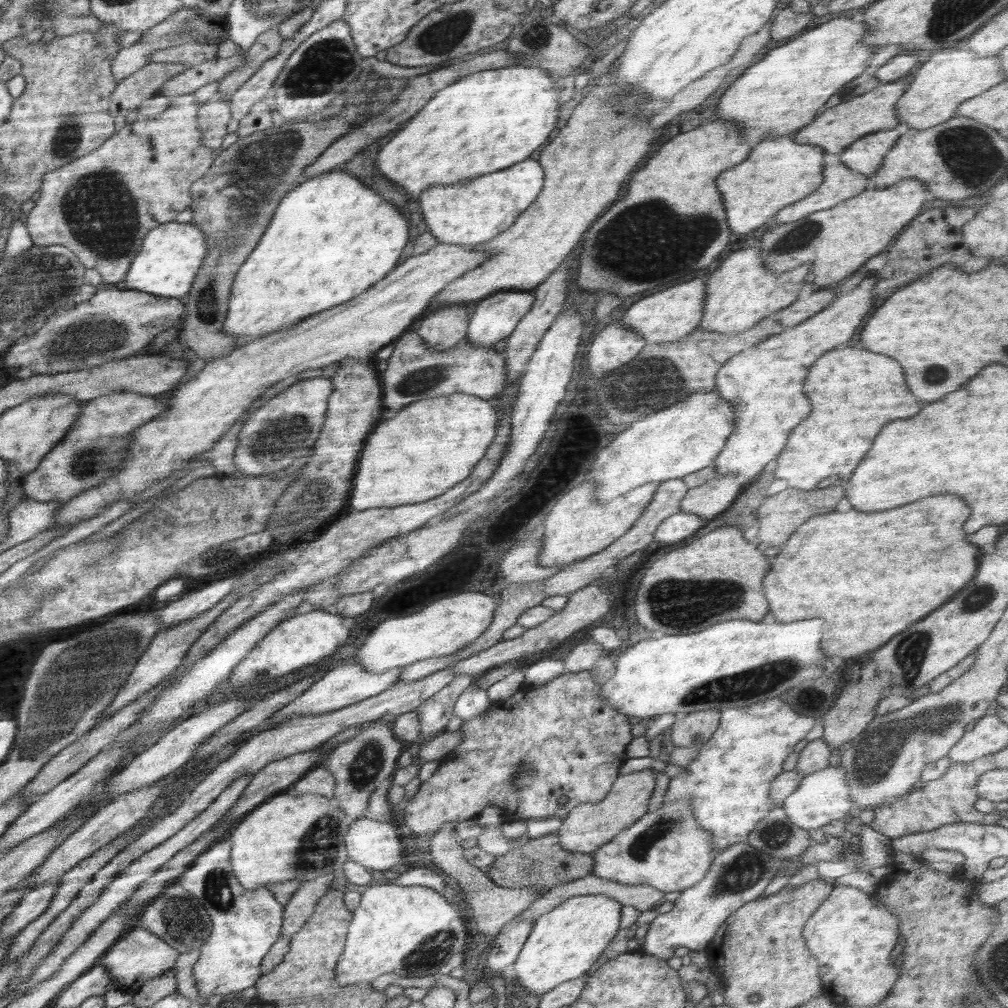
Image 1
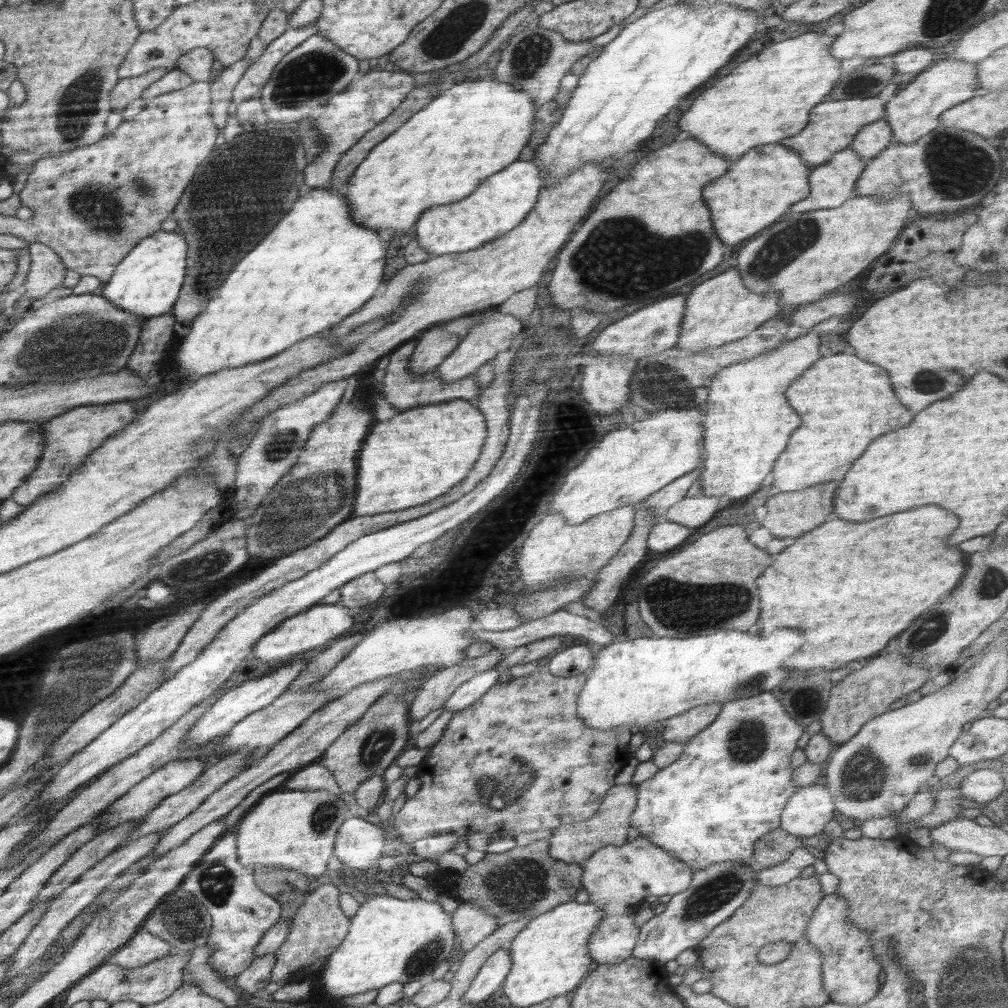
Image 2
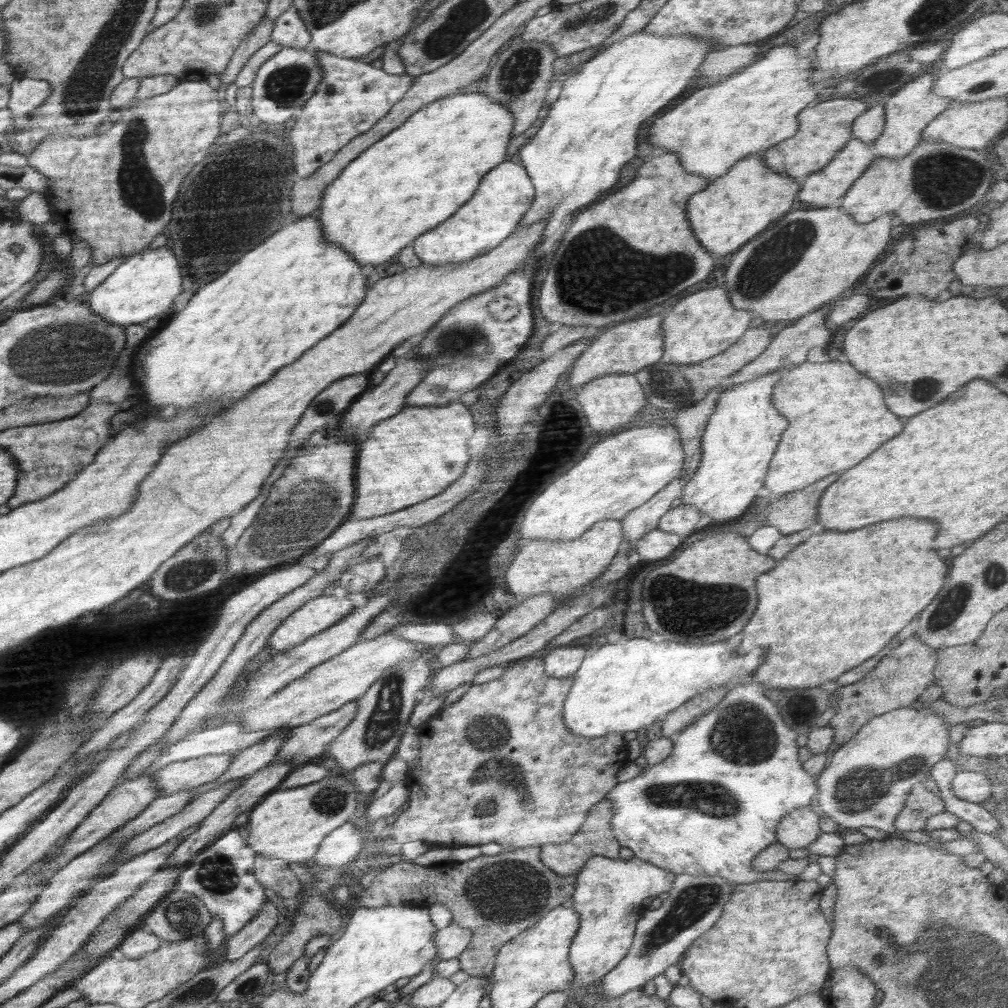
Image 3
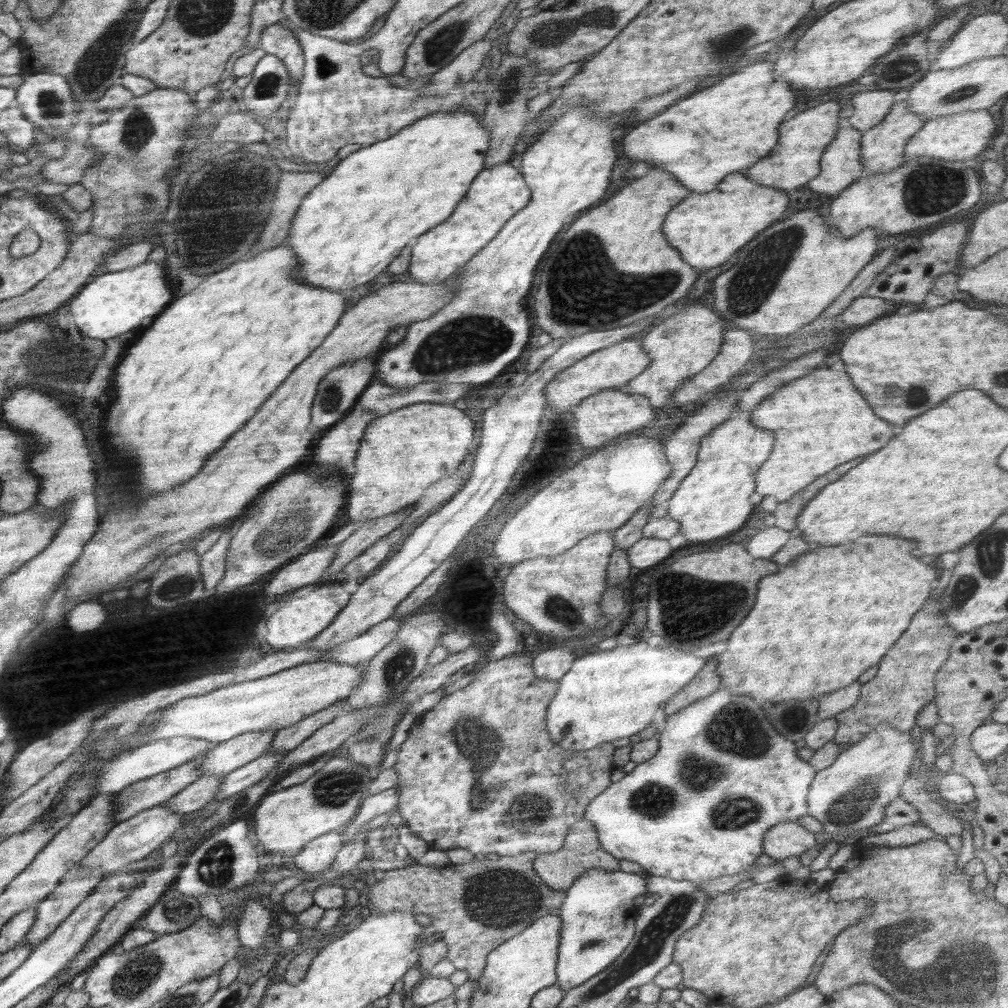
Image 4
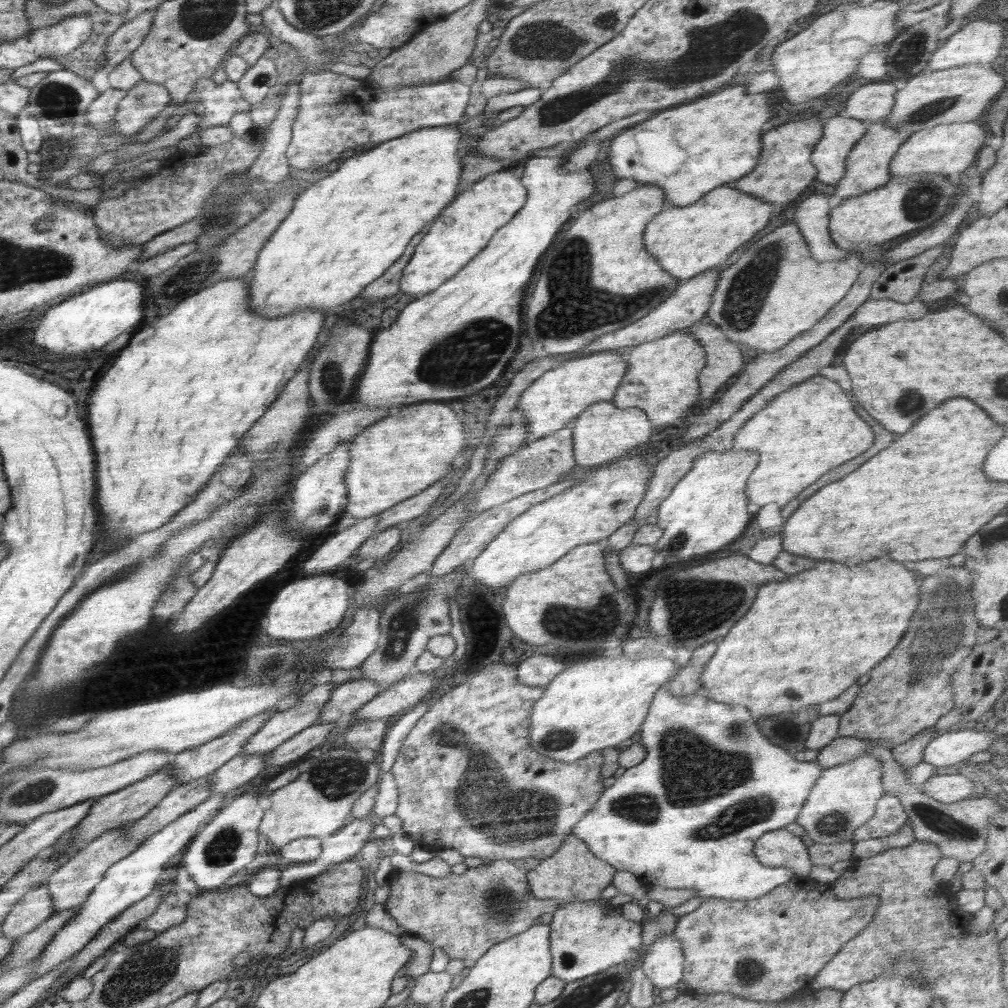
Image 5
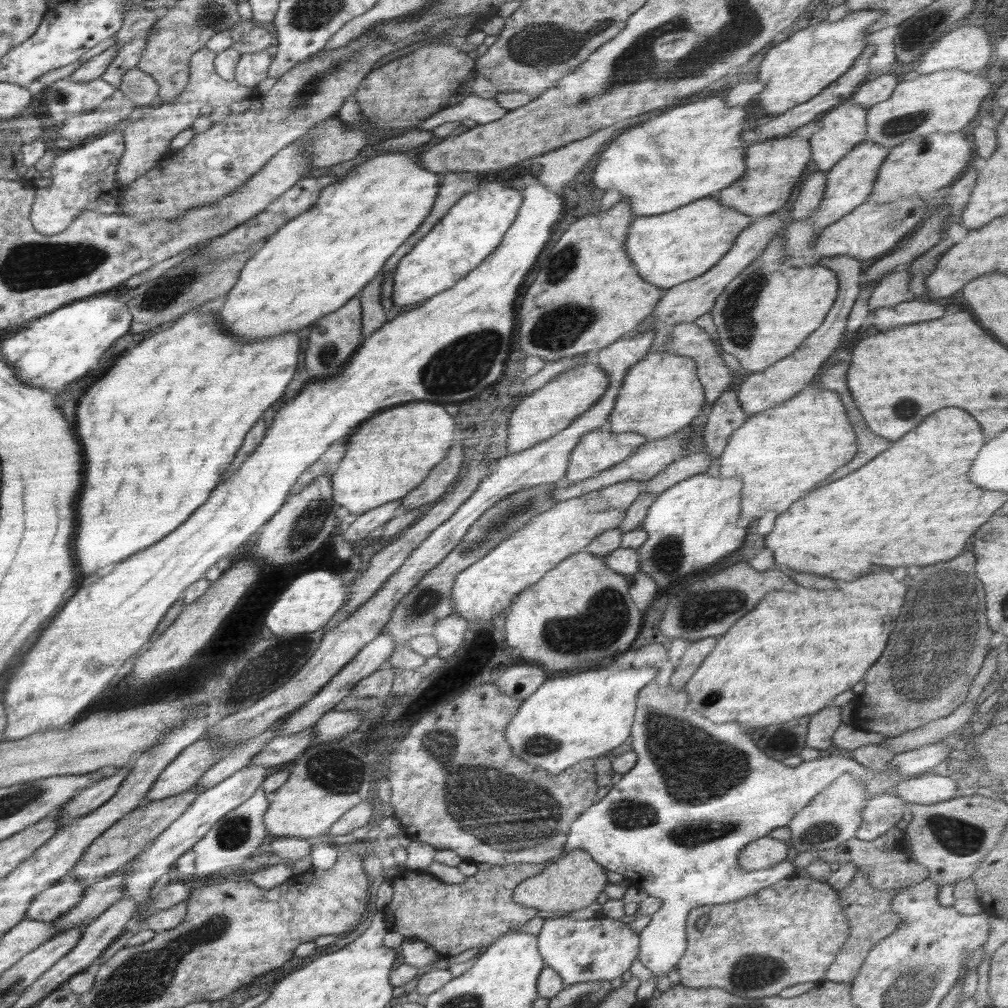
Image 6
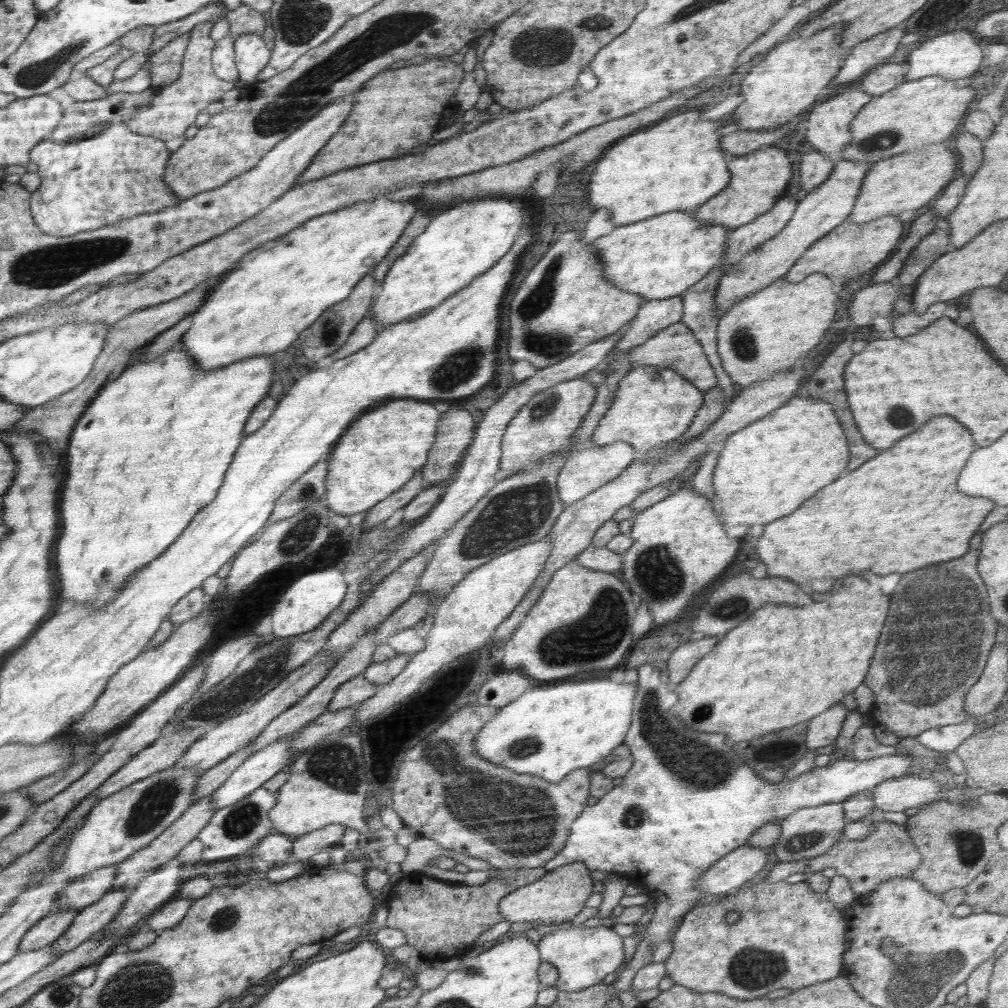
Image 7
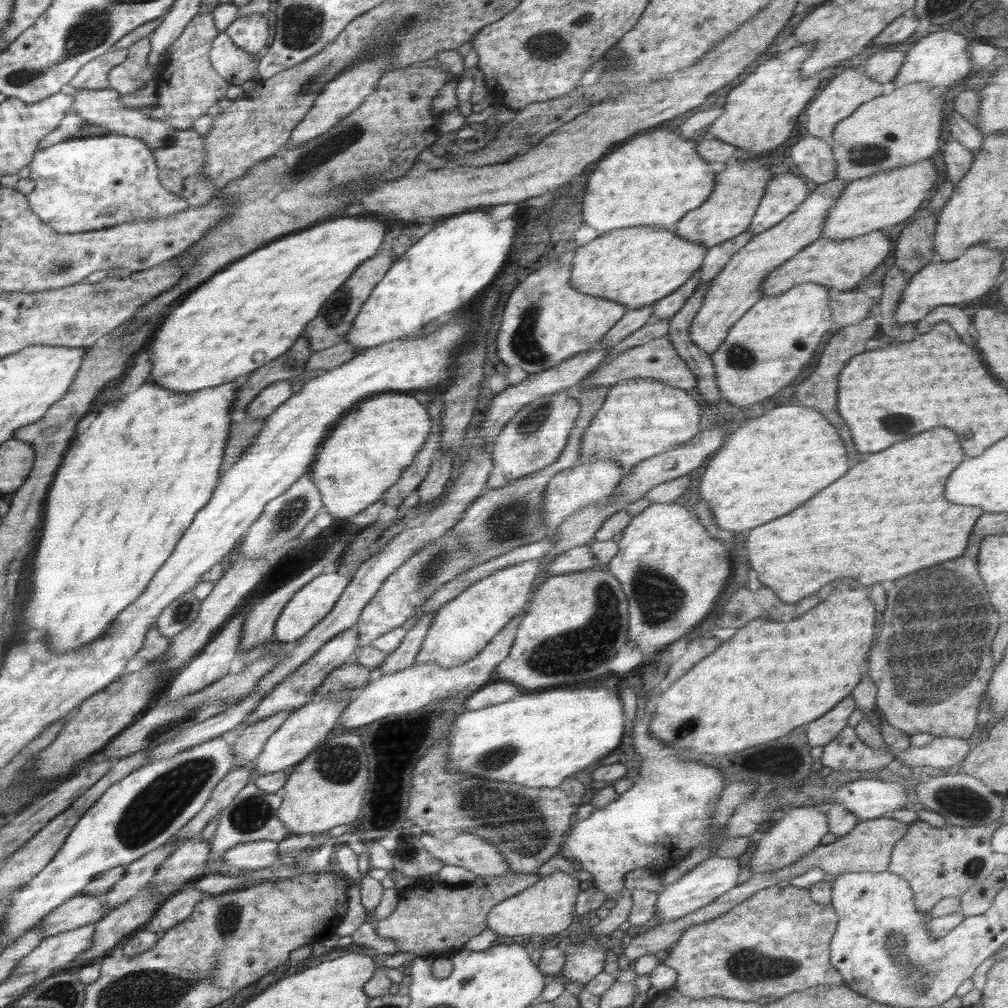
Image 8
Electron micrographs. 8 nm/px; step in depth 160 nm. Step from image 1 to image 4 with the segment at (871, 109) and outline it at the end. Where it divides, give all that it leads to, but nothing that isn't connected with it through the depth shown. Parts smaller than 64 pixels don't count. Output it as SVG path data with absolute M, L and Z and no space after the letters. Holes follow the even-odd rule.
M824 102L820 106L800 112L792 120L782 121L777 132L778 144L764 158L747 169L745 176L762 186L771 186L784 191L791 191L807 184L820 174L820 157L828 148L828 144L832 144L832 140L836 138L836 131L841 128L838 125L841 111L840 104Z

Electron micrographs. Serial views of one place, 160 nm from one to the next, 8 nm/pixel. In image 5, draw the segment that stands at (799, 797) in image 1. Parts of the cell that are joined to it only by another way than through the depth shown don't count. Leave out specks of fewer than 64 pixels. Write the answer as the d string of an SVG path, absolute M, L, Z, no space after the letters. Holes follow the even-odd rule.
M783 828L760 836L753 853L760 864L793 870L797 878L808 878L812 870L808 848L804 842Z

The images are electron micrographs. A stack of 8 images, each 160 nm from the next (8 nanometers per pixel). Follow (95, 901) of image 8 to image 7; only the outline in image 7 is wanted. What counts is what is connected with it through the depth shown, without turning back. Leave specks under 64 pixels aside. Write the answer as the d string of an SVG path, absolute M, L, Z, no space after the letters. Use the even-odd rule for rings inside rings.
M54 910L42 920L39 920L24 936L18 945L17 952L28 952L37 948L47 947L62 936L74 922L78 914L75 910Z

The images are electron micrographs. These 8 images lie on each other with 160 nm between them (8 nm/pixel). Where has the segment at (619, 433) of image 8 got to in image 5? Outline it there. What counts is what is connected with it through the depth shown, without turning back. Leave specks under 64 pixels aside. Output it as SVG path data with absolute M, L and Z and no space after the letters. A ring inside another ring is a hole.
M688 328L683 330L628 349L629 369L612 398L618 408L643 410L657 433L686 421L692 414L692 405L700 397L699 374L706 364L706 351L701 342L687 332Z

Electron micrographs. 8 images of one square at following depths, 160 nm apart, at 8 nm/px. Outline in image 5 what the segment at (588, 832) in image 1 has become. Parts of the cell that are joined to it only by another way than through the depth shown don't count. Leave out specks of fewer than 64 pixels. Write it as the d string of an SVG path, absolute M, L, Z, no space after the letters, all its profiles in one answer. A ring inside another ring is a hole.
M570 834L552 856L539 861L538 866L528 872L527 883L531 893L540 900L560 899L566 903L577 896L584 900L595 900L599 898L603 888L611 884L616 871L618 870L605 860L596 858L584 841Z

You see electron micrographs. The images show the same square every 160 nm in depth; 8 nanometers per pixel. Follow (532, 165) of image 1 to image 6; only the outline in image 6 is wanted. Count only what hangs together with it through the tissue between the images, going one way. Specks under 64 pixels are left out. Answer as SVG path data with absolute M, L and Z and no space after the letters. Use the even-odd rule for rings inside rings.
M484 182L478 190L459 198L436 226L400 259L393 274L393 304L418 305L439 292L452 288L490 256L518 217L523 198L516 191L517 188L518 184Z

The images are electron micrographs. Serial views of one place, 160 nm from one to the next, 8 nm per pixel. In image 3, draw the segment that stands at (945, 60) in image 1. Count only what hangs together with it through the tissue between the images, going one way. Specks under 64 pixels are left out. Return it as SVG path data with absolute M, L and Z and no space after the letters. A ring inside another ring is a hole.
M920 74L914 82L902 86L894 95L886 99L884 130L880 133L880 138L870 145L877 157L902 158L912 152L912 149L922 140L921 132L924 128L936 118L936 115L952 104L952 98L936 96L931 92L937 78L932 74L924 74L924 76Z

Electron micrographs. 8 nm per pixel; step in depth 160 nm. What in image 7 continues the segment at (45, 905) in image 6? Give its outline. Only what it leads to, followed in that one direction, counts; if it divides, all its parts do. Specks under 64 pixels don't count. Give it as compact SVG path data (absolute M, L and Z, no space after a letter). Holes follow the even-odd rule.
M117 865L100 867L80 878L75 878L71 884L59 890L55 900L54 910L75 910L83 908L100 900L111 888L117 873Z

